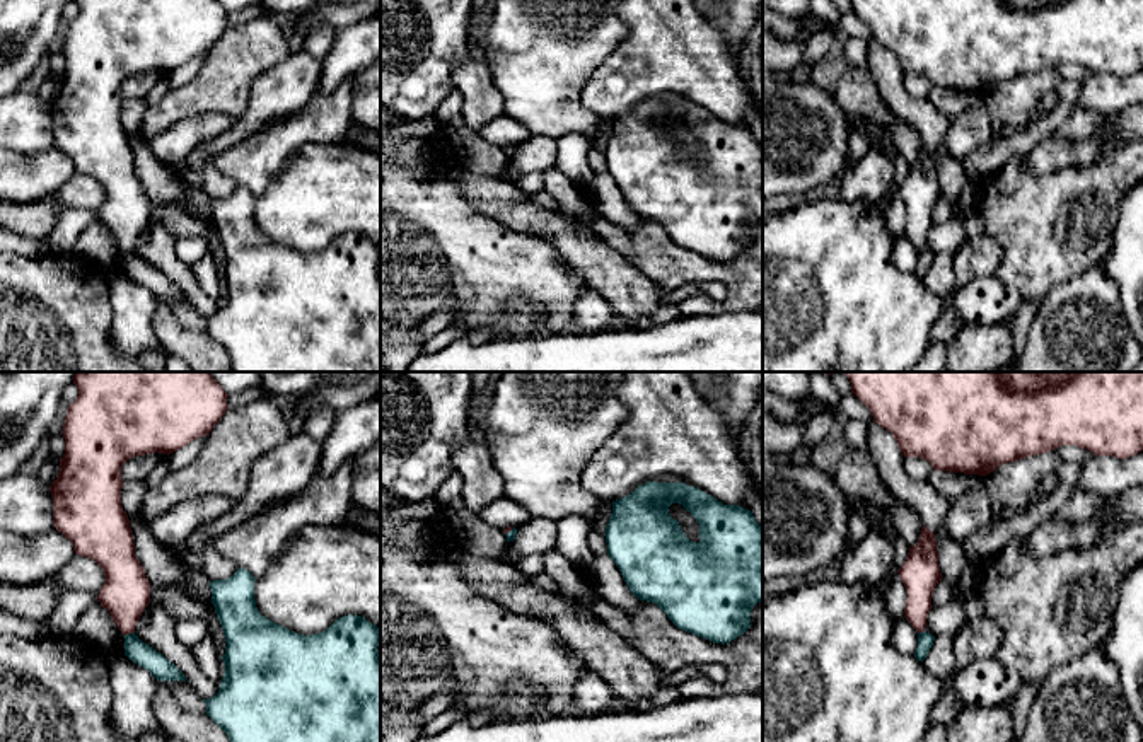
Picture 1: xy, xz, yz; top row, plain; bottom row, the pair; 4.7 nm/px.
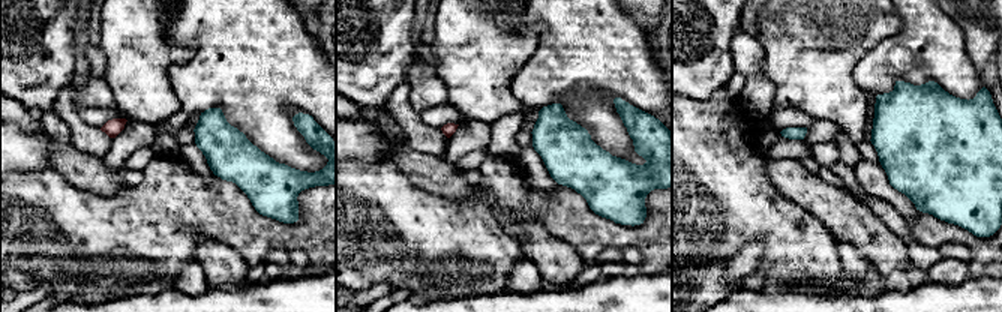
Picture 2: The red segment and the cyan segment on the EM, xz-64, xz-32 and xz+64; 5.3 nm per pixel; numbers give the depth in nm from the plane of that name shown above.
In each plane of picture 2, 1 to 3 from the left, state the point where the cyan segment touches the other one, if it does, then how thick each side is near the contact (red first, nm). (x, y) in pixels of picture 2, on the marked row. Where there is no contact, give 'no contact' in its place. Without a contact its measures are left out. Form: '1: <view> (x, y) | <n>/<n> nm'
1: no contact
2: no contact
3: no contact

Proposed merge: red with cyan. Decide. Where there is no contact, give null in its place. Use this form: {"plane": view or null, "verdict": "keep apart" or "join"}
{"plane": "xy", "verdict": "keep apart"}

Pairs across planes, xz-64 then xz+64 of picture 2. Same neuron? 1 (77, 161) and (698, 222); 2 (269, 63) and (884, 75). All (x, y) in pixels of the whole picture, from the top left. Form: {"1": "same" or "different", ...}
{"1": "different", "2": "same"}

